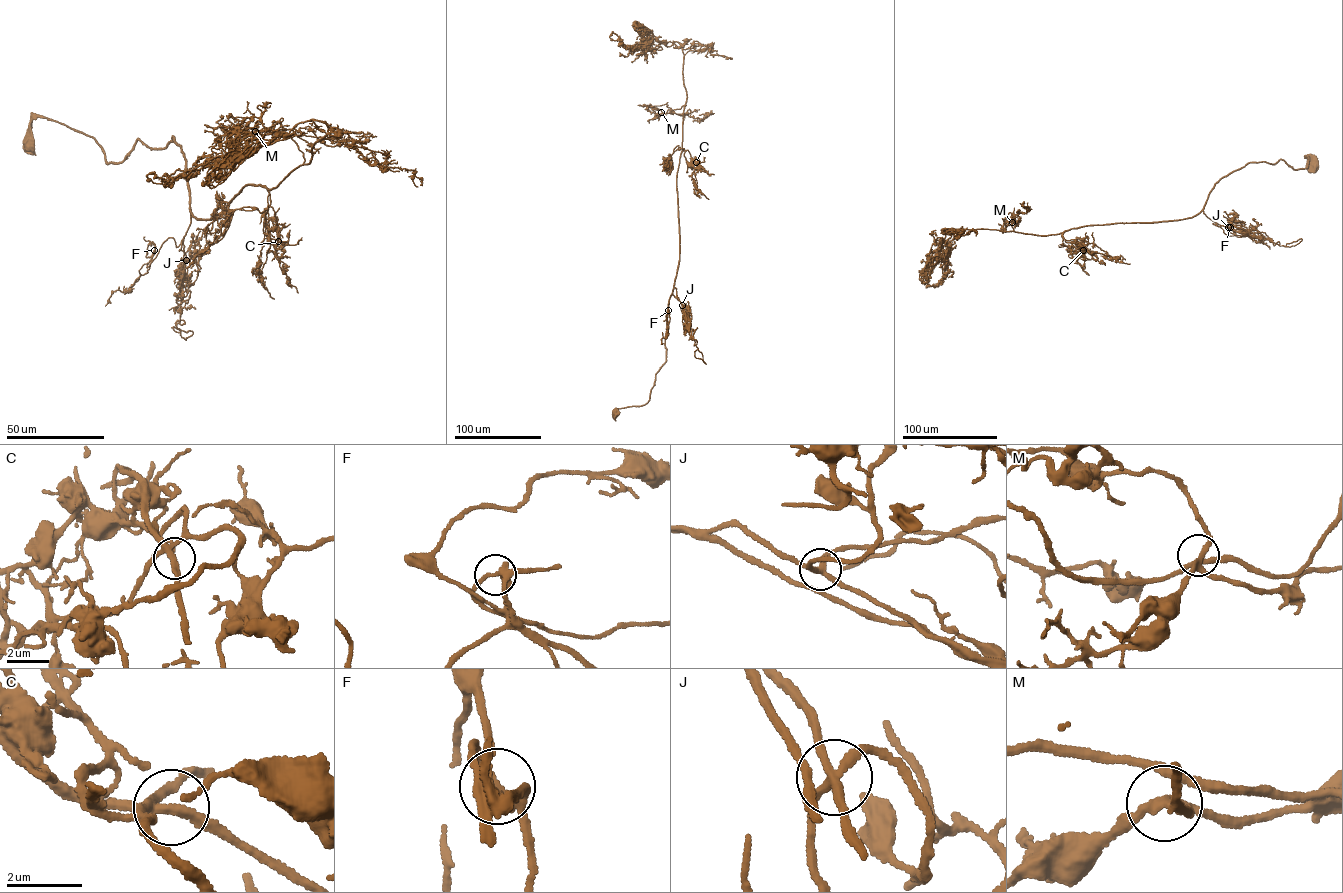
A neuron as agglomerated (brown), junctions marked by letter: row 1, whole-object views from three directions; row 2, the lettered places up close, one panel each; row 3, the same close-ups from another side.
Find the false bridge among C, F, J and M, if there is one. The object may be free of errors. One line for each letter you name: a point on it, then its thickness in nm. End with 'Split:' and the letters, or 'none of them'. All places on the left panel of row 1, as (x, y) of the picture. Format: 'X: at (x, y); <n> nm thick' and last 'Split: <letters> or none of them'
Split: none of them

